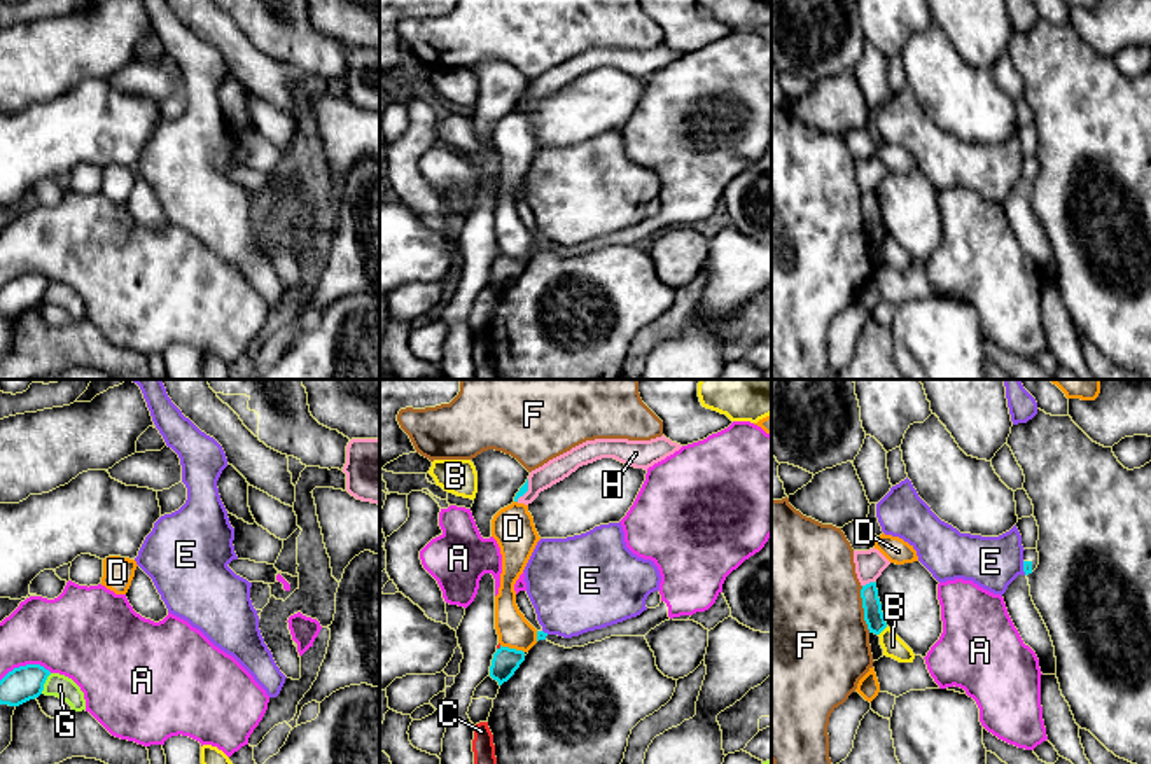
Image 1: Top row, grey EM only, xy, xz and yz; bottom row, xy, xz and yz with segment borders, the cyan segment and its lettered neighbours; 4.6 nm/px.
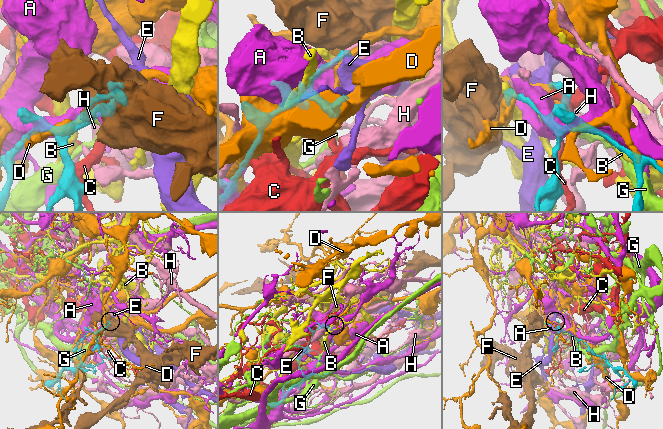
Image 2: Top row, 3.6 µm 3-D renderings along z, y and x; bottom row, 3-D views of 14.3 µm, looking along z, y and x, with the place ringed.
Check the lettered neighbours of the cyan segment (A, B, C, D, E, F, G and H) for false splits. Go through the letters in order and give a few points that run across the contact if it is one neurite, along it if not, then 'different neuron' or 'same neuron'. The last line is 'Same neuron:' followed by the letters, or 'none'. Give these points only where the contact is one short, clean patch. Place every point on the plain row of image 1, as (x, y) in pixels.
A: different neuron
B: yz (887, 235), (878, 243) | different neuron
C: different neuron
D: different neuron
E: yz (1022, 170), (1025, 182) | different neuron
F: yz (861, 194), (863, 228), (870, 240) | different neuron
G: different neuron
H: different neuron
Same neuron: none

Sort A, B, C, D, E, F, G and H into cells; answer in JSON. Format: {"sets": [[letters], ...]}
{"sets": [["A"], ["B"], ["C"], ["D"], ["E"], ["F"], ["G"], ["H"]]}

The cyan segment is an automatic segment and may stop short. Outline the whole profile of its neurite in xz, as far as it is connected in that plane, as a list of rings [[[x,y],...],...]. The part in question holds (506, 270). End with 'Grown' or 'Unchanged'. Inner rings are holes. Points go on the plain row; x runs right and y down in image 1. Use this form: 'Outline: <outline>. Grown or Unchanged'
Outline: [[[499,255],[493,262],[492,274],[490,274],[490,285],[502,294],[507,290],[514,280],[520,276],[520,273],[525,269],[525,260],[509,257],[509,255]]]. Unchanged

